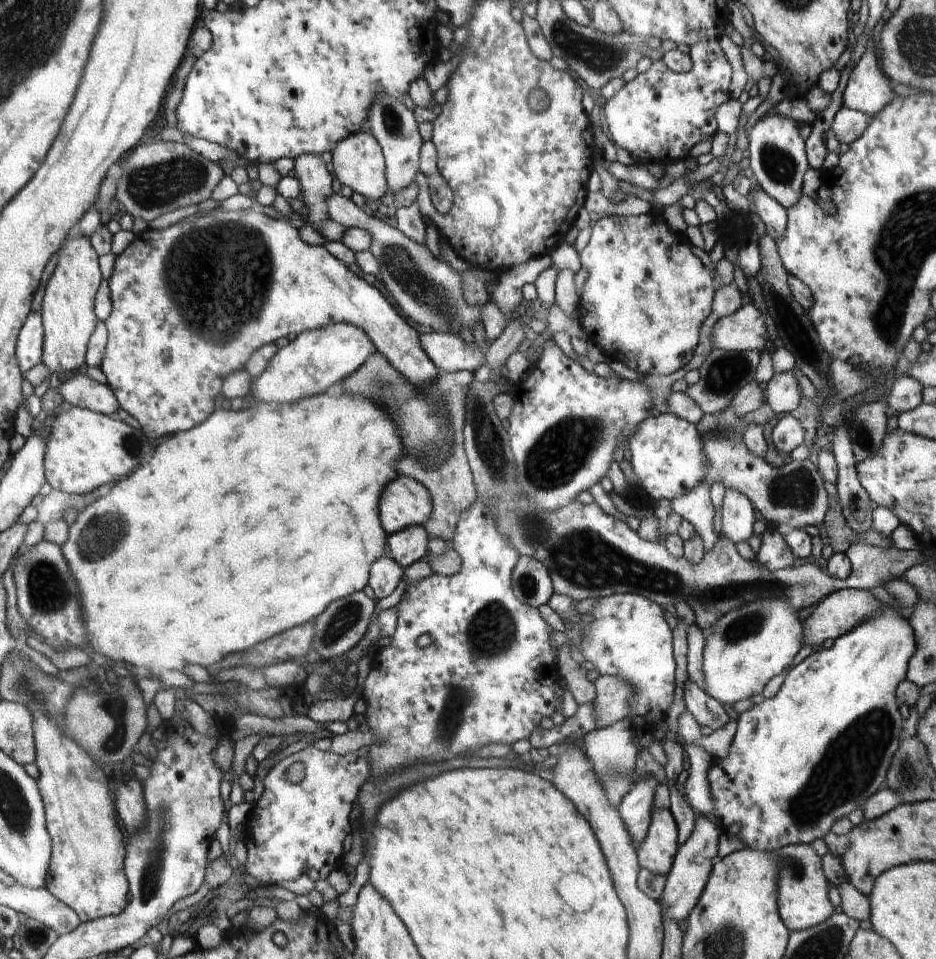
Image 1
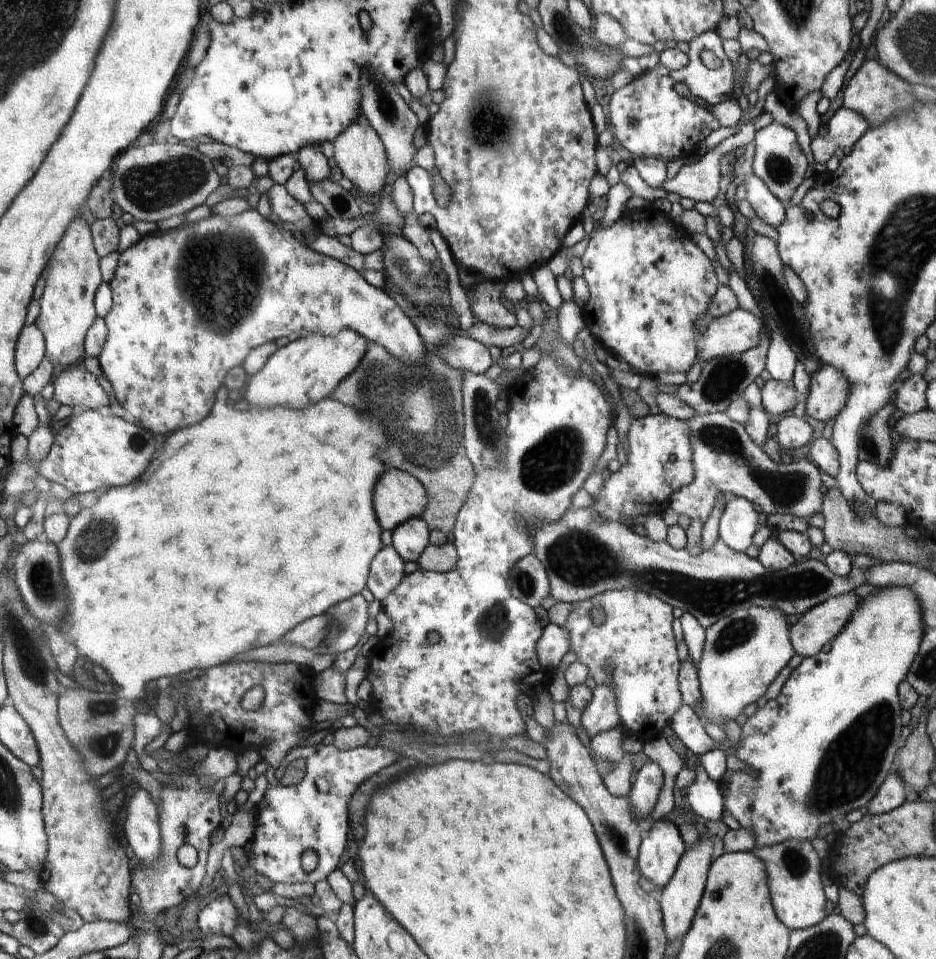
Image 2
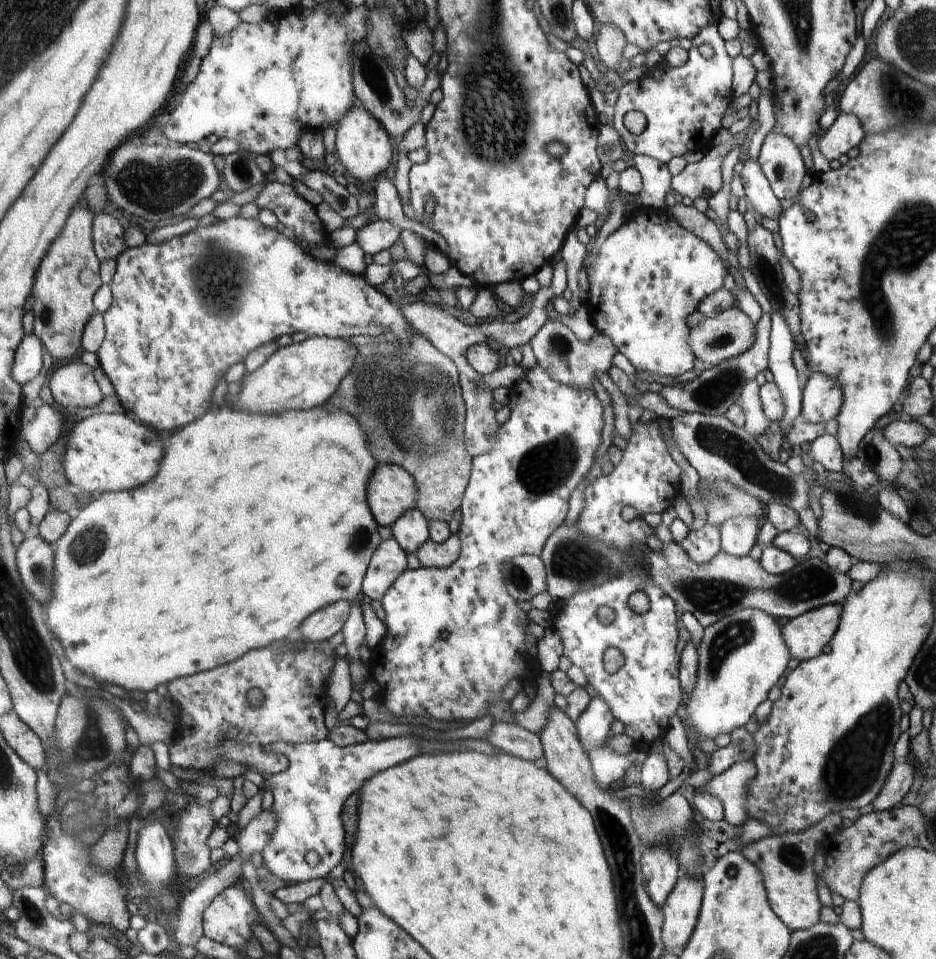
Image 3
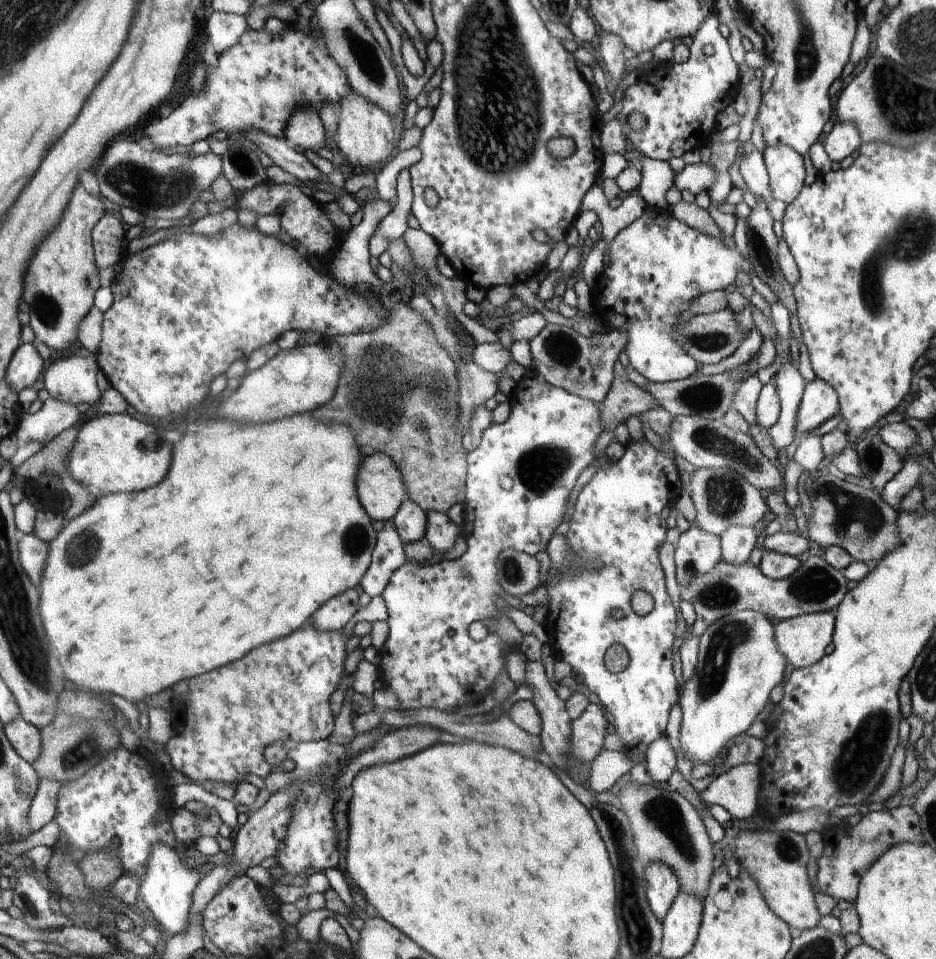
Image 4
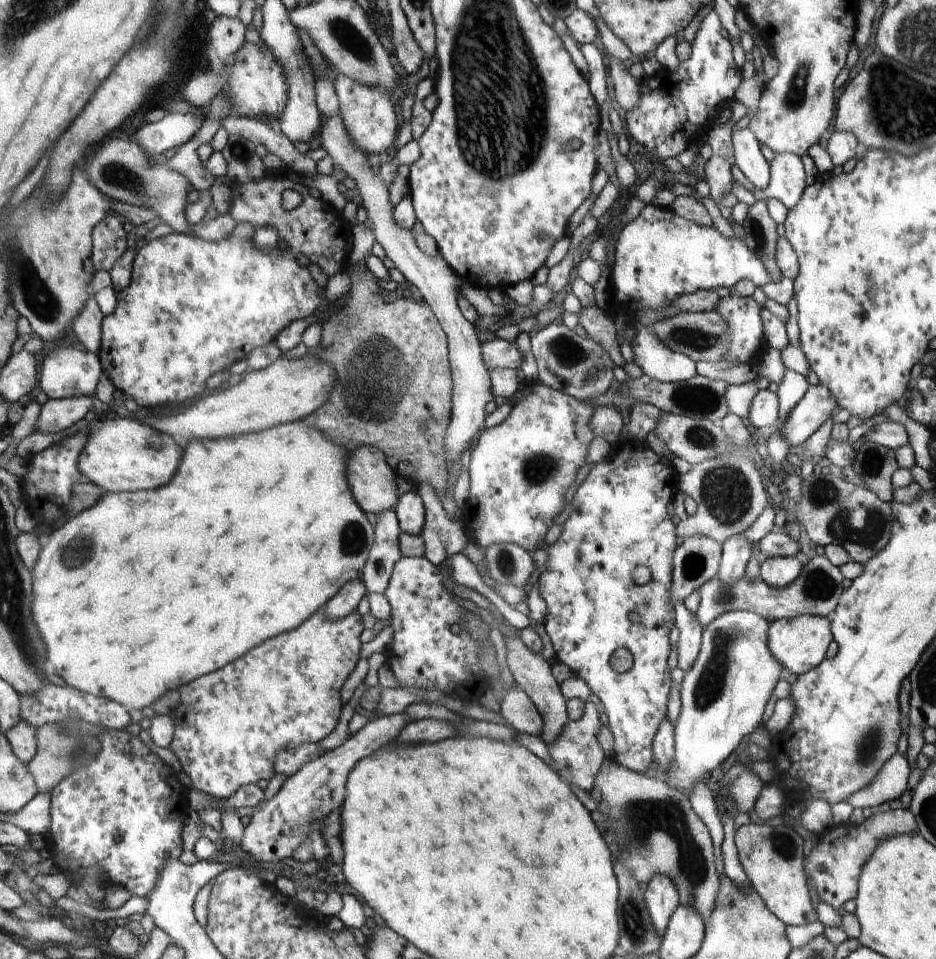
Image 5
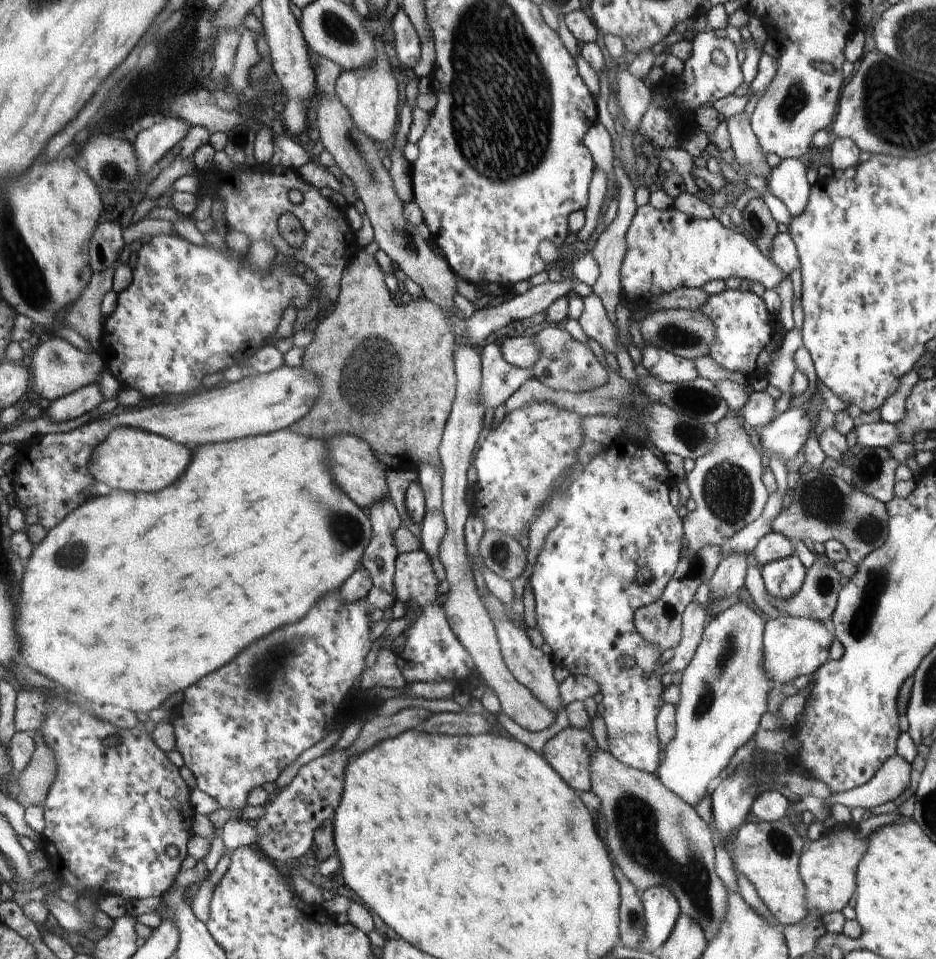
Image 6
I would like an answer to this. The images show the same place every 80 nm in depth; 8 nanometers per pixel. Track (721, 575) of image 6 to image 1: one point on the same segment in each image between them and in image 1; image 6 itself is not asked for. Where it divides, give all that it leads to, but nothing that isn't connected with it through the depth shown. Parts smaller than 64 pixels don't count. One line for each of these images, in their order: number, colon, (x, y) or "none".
1: (738, 518)
2: (738, 523)
3: (738, 535)
4: (737, 543)
5: (736, 553)

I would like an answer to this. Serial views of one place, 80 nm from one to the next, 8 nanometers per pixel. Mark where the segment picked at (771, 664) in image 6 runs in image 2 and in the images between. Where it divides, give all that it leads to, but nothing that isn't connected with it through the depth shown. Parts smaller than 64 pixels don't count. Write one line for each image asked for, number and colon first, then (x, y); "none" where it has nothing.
2: (820, 624)
3: (806, 635)
4: (803, 640)
5: (800, 644)

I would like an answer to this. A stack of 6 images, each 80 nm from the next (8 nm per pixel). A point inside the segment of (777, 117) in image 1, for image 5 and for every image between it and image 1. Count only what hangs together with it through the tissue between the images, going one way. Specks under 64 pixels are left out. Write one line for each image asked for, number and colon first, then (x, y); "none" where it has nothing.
2: (779, 161)
3: (780, 159)
4: (786, 170)
5: (787, 183)

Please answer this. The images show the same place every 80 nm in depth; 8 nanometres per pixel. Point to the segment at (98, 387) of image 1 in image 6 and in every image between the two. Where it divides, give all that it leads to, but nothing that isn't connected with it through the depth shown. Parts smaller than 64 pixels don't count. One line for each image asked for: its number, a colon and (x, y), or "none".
2: (76, 386)
3: (73, 385)
4: (72, 379)
5: (65, 372)
6: (57, 368)

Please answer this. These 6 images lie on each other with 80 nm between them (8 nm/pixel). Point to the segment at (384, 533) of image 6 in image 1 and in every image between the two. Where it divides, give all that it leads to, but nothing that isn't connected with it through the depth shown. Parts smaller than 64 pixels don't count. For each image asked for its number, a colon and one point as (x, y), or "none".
1: (386, 574)
2: (387, 571)
3: (389, 561)
4: (389, 556)
5: (385, 552)

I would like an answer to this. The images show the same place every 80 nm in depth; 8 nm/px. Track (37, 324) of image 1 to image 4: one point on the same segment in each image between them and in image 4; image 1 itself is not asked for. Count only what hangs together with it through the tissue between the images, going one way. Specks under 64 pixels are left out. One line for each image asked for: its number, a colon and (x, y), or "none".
2: (30, 352)
3: (28, 363)
4: (27, 365)

